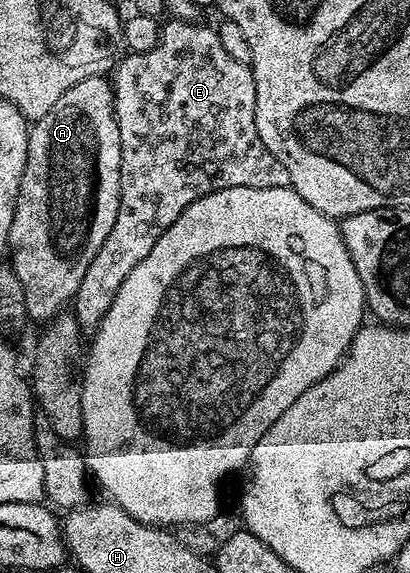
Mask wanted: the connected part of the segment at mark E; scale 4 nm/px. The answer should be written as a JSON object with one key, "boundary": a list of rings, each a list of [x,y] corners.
{"boundary":[[[166,20],[161,25],[159,43],[155,43],[155,47],[151,47],[151,51],[126,52],[111,70],[113,110],[117,116],[119,143],[121,144],[121,206],[119,207],[119,215],[115,215],[115,227],[111,227],[111,233],[107,235],[107,239],[103,239],[103,247],[99,247],[95,259],[91,259],[91,267],[87,267],[87,275],[83,275],[83,283],[79,283],[79,291],[71,302],[71,312],[81,325],[82,330],[96,330],[103,315],[107,315],[107,307],[111,307],[119,287],[123,285],[123,279],[127,279],[127,275],[131,275],[131,271],[135,271],[139,262],[147,259],[147,254],[150,253],[151,247],[155,247],[159,235],[163,235],[163,231],[167,231],[167,227],[171,227],[175,223],[175,219],[179,219],[179,215],[183,215],[183,211],[187,207],[191,207],[191,203],[195,203],[200,197],[206,197],[215,191],[223,191],[231,187],[283,189],[289,185],[287,167],[283,167],[283,163],[279,163],[279,159],[275,159],[275,155],[271,155],[271,151],[267,151],[267,147],[263,147],[263,139],[259,139],[259,131],[255,127],[255,79],[252,68],[249,65],[239,63],[232,55],[227,55],[223,43],[219,43],[216,28],[210,27],[208,29],[207,26],[201,24],[197,21]]]}

